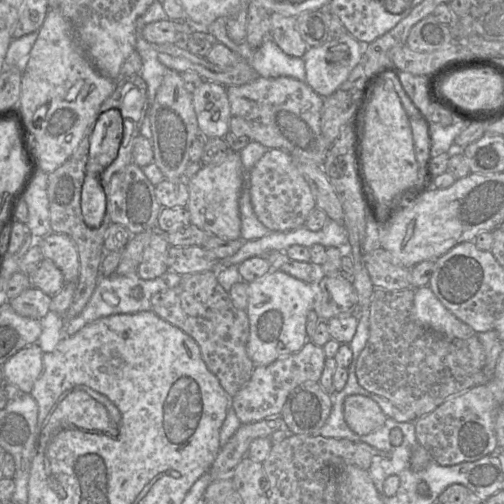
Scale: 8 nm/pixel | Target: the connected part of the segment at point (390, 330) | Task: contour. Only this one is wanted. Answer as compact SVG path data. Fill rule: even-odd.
M376 288L373 291L369 306L370 334L357 358L355 370L357 380L363 388L391 401L411 417L408 422L415 422L421 416L432 412L449 397L491 381L483 373L486 354L479 338L476 335L467 339L447 338L423 326L414 316L414 293L415 288Z

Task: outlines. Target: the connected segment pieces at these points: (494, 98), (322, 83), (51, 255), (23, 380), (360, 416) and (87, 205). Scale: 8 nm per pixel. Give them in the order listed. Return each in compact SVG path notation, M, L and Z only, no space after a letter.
M487 68L467 69L440 77L432 83L431 92L437 99L461 109L493 108L502 103L502 79Z
M345 33L320 46L308 47L302 57L305 82L320 96L331 95L359 63L363 44Z
M52 232L37 239L44 259L49 259L61 270L66 283L75 283L79 274L79 256L72 239L66 234Z
M36 343L18 351L1 365L4 381L30 394L43 371L43 354Z
M350 395L344 401L344 419L348 427L358 435L366 435L380 428L387 415L371 398Z
M93 164L86 172L81 191L81 210L87 226L97 228L101 225L106 213L106 193L100 178L104 169L93 172Z

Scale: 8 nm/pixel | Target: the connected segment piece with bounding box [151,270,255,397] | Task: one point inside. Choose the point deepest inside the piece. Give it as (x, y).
(199, 306)

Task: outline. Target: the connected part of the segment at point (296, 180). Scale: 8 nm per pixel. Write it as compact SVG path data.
M269 149L250 171L251 203L259 221L272 231L289 231L303 226L316 206L310 187L290 153Z

